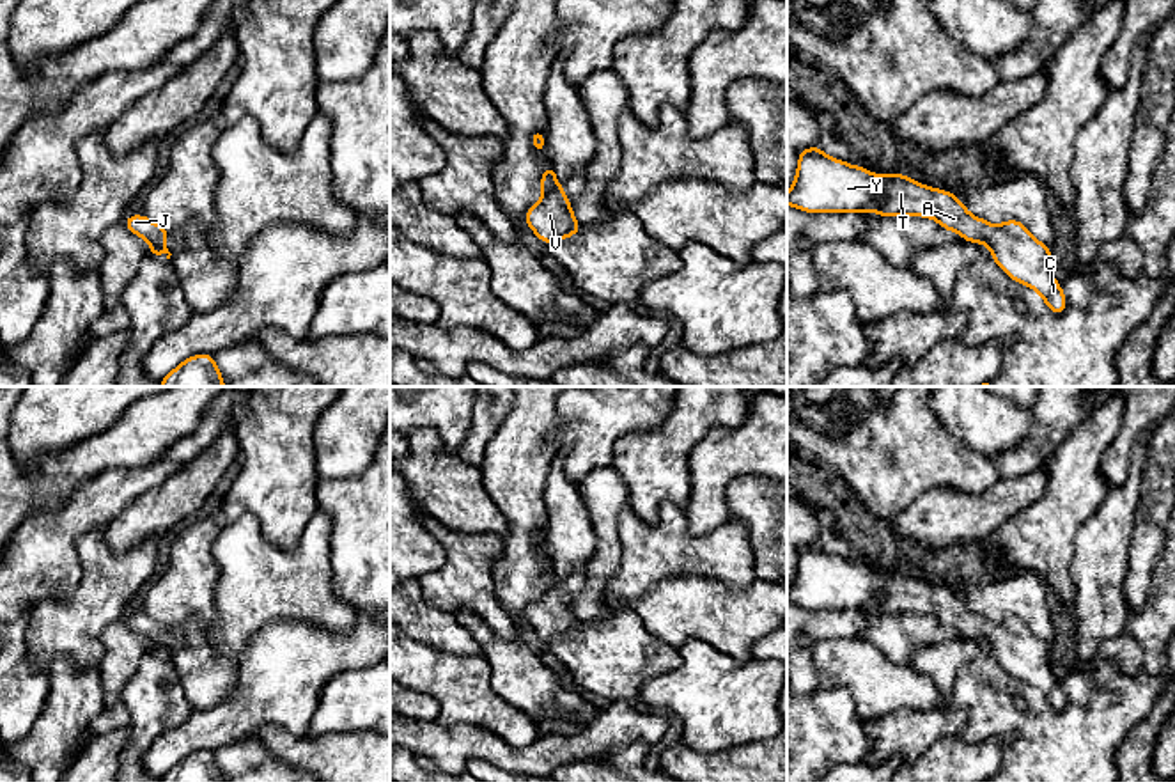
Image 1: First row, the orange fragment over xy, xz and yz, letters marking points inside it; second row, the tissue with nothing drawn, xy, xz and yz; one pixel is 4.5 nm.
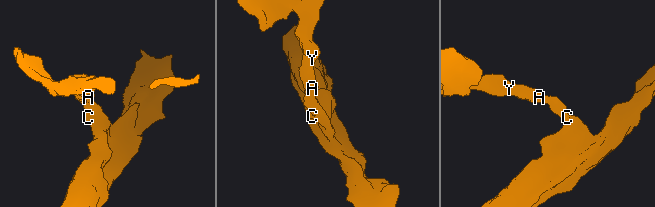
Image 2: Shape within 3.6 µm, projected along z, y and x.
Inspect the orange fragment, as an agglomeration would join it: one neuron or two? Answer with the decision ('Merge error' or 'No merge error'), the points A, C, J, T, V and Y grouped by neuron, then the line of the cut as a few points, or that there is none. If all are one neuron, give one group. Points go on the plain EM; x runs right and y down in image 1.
No merge error. Groups: A C J T V Y. No split

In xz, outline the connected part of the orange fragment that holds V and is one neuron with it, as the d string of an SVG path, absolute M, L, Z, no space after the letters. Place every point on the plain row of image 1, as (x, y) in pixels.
M553 562L544 566L541 573L541 585L544 594L525 610L525 621L544 642L549 642L553 637L576 633L581 621L571 608L572 598L564 592L564 583L556 580Z

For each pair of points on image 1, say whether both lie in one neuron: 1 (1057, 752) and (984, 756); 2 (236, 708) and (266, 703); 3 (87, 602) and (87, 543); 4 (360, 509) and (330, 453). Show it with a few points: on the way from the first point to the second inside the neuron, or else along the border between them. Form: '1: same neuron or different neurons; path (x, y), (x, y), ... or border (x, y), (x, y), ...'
1: different neurons; border (963, 736), (968, 742), (995, 740), (1002, 761)
2: same neuron; path (243, 708), (259, 703)
3: same neuron; path (93, 587), (93, 557)
4: different neurons; border (371, 461), (364, 470), (350, 477), (319, 477)

